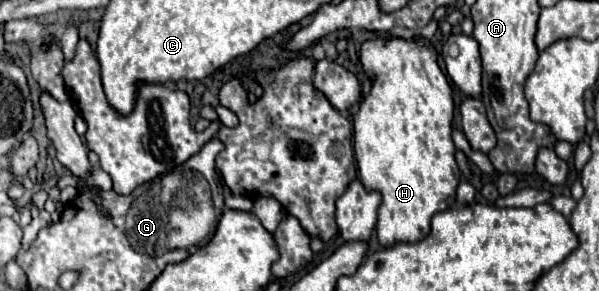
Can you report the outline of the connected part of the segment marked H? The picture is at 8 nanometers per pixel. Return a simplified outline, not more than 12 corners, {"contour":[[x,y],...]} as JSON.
{"contour":[[369,40],[359,180],[385,248],[455,202],[453,98],[425,40]]}

